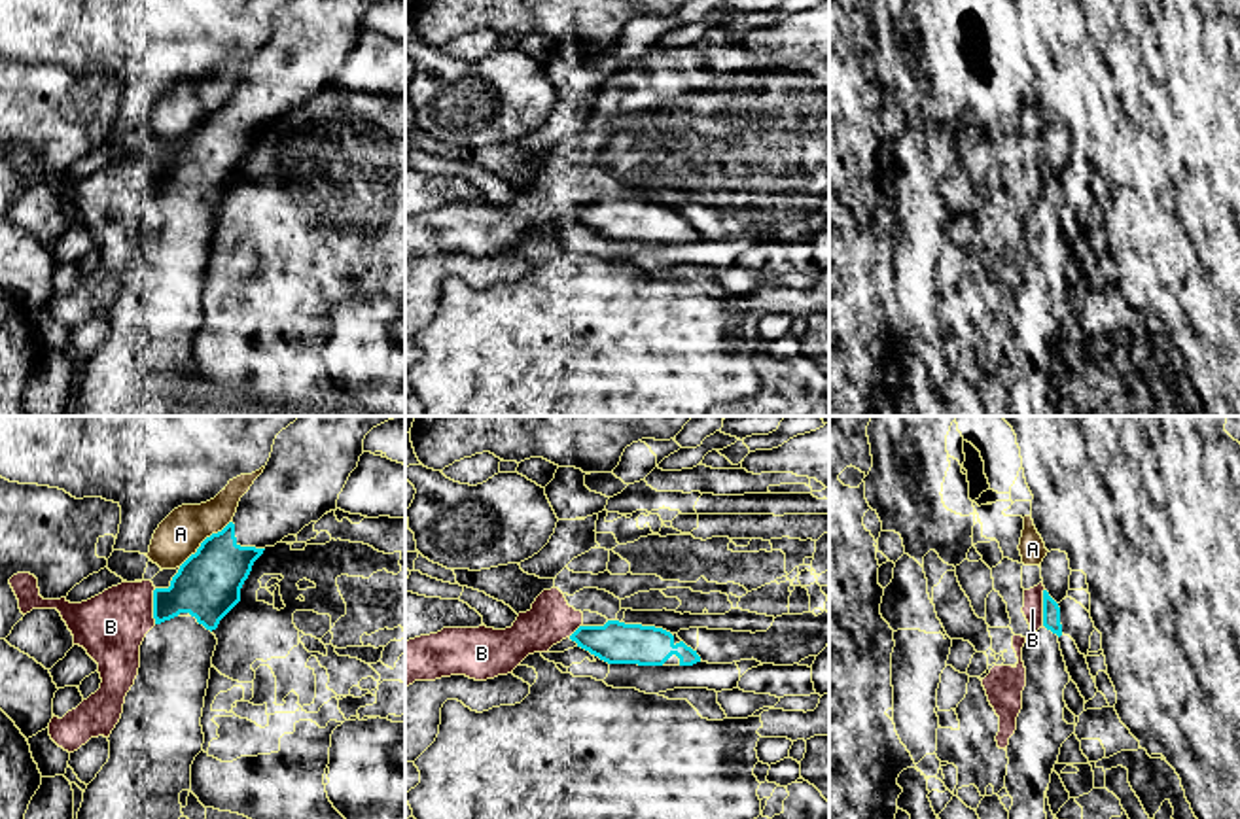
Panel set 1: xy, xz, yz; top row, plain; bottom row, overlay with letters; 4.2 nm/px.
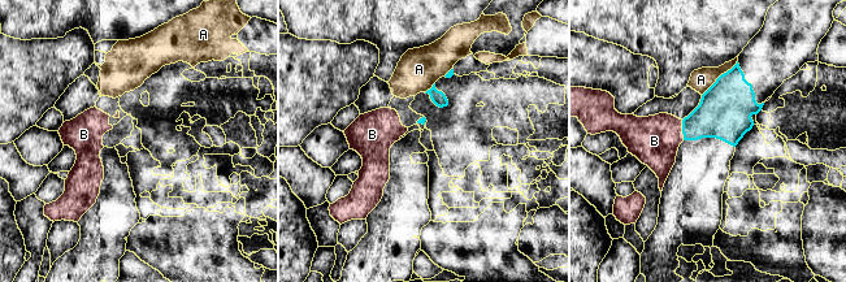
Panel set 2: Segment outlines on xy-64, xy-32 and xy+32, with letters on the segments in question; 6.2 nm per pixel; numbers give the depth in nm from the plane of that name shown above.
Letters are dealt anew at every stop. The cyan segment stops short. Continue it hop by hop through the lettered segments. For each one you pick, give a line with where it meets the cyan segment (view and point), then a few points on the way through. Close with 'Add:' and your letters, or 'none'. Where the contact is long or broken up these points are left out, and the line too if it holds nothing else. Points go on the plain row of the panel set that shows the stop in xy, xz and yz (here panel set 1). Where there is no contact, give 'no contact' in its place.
Add: none

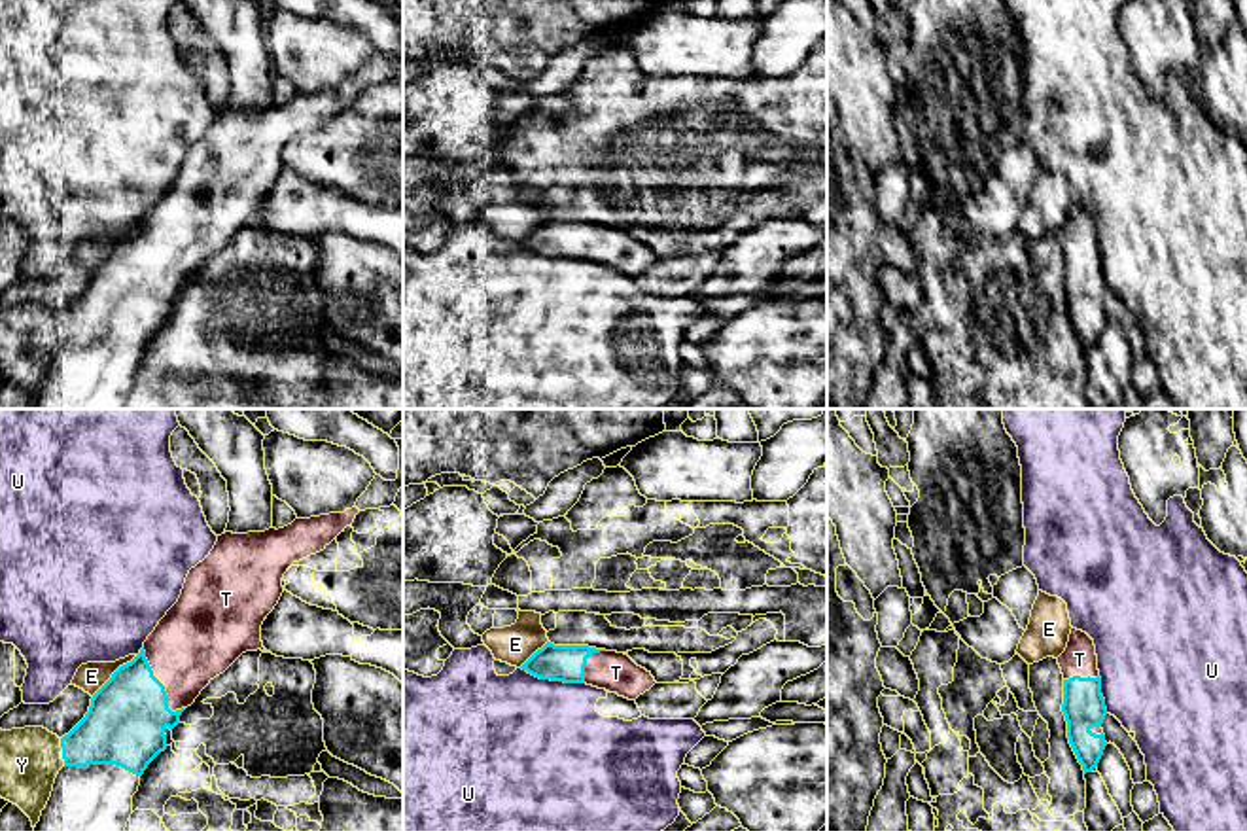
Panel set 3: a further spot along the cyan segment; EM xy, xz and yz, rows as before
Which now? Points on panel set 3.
T: xy (163, 262) | across xy (125, 300), (163, 262), (171, 245), (197, 216)
Add: T

